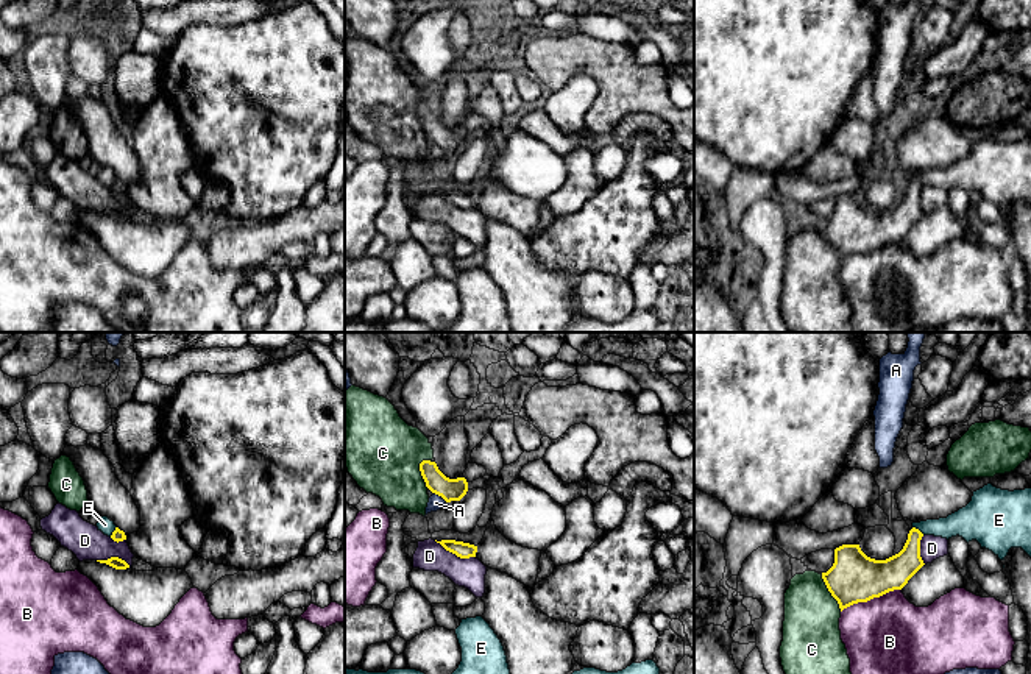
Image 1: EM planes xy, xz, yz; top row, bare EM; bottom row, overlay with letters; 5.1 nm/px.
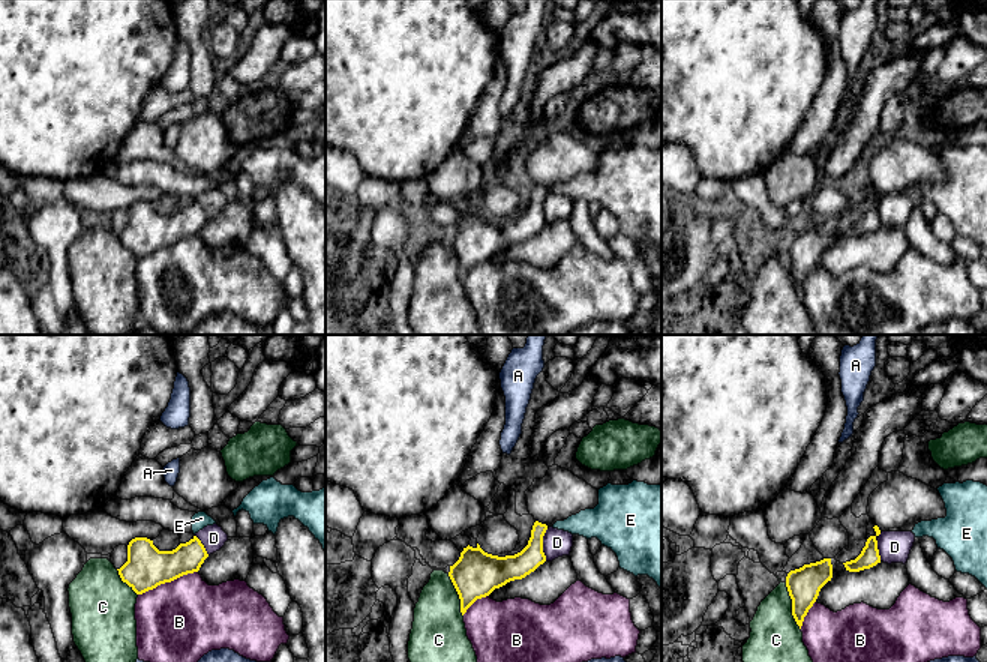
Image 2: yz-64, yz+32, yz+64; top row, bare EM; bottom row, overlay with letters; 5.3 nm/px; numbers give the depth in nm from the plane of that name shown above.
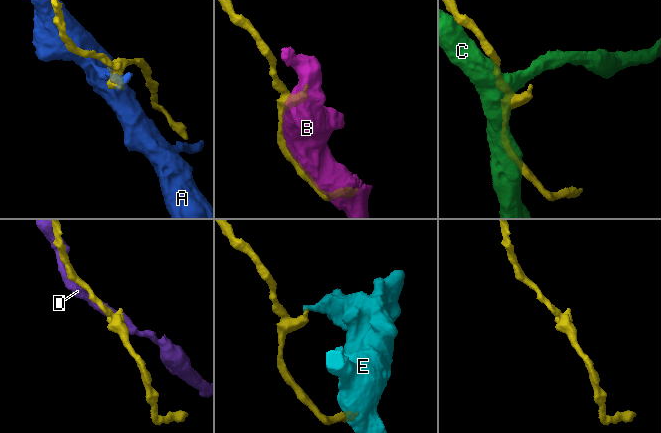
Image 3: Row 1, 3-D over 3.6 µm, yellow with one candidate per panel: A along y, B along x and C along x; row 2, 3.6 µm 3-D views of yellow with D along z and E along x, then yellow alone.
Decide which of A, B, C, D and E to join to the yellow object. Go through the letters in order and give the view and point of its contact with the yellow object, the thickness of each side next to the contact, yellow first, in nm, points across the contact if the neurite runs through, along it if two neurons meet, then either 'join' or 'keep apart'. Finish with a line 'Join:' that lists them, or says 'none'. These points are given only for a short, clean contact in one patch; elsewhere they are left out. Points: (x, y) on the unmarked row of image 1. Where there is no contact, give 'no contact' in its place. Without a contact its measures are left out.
A: contact xz (440, 145); calibres 110 and 80 nm; border xz (434, 142), (446, 152); keep apart
B: contact yz (871, 248); calibres 260 and 460 nm; keep apart
C: contact yz (830, 242); calibres 260 and 300 nm; keep apart
D: contact xz (454, 203); calibres 80 and 160 nm; border xz (434, 191), (460, 208), (474, 208); keep apart
E: contact yz (917, 180); calibres 160 and 140 nm; border yz (913, 177), (924, 184); keep apart
Join: none

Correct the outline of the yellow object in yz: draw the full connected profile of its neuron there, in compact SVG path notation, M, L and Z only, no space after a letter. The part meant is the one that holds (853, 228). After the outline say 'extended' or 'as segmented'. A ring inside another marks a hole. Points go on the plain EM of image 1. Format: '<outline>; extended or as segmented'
M912 178L903 200L886 211L867 208L859 195L836 198L834 214L822 223L822 229L841 262L853 254L902 240L925 215L920 208L922 187L923 184Z; as segmented

